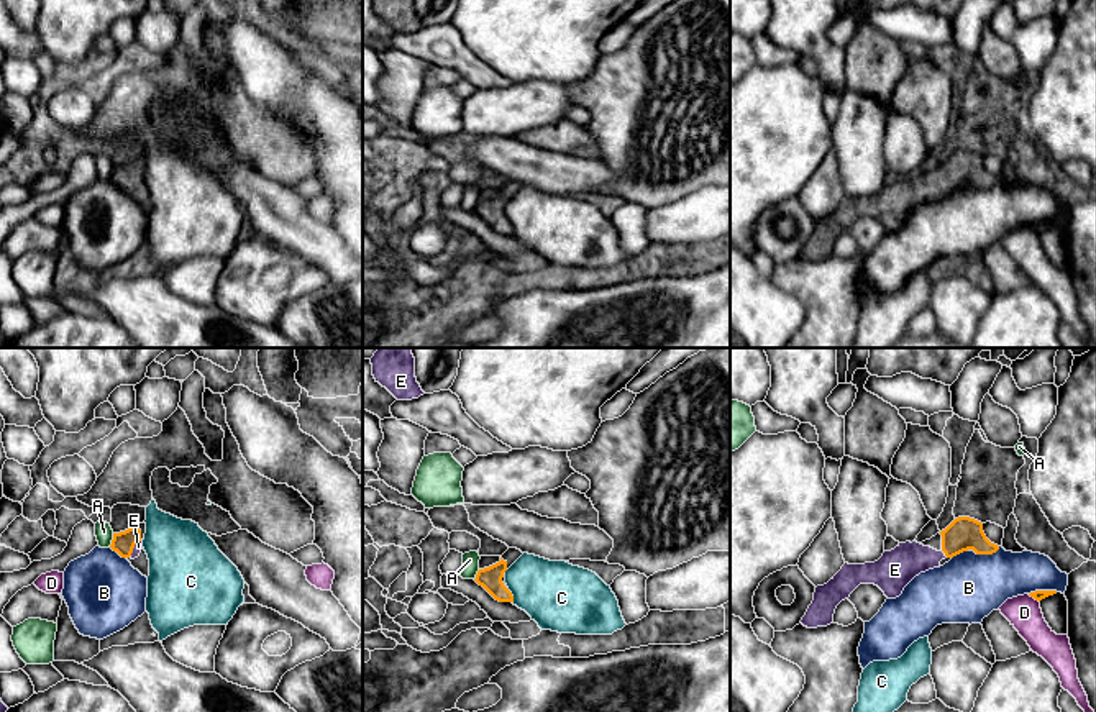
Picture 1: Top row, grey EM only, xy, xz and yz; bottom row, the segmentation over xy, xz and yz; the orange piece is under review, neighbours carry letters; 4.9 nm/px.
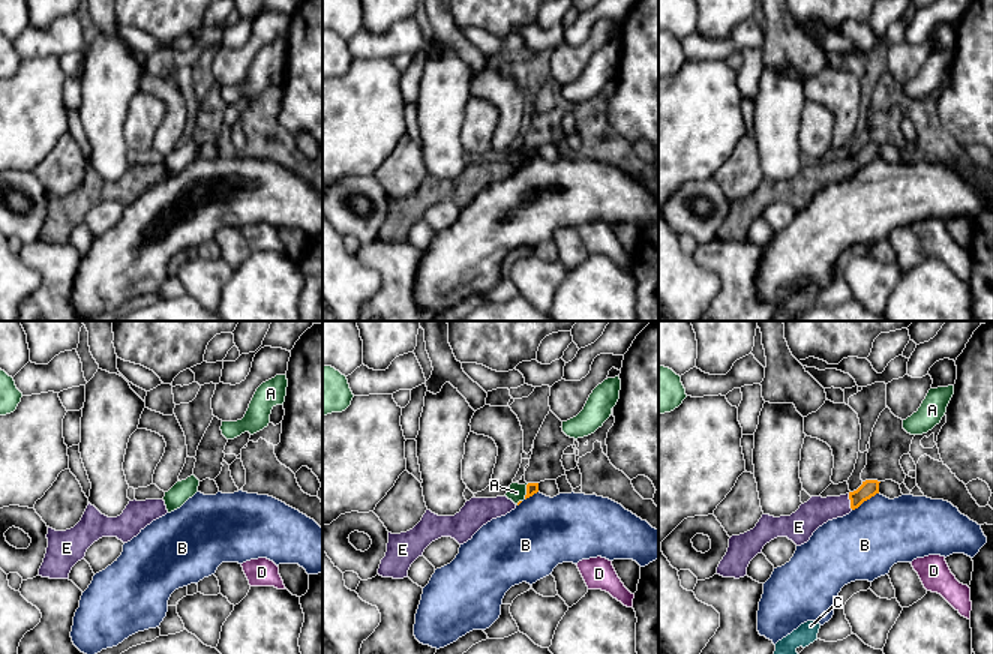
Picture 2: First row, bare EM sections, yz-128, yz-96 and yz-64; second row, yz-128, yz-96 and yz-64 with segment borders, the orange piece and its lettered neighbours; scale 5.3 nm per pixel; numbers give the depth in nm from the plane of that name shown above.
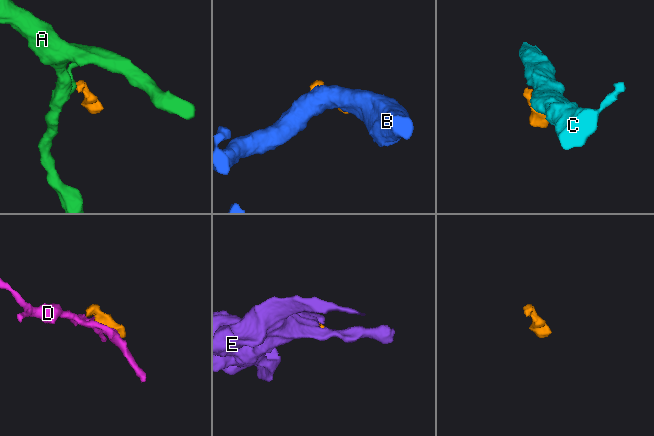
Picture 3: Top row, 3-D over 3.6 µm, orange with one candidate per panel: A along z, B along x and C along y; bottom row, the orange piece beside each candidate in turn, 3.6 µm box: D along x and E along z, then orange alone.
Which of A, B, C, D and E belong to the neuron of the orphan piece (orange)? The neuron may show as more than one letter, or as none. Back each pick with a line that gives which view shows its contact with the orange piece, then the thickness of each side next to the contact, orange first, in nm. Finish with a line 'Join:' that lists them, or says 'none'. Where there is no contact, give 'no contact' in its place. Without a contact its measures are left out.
E: contact in yz; calibres 170 and 190 nm
Join: E

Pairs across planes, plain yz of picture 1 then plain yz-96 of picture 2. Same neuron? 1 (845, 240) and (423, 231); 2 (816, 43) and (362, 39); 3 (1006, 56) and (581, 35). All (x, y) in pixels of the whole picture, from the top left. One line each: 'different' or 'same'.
1: same
2: different
3: different

